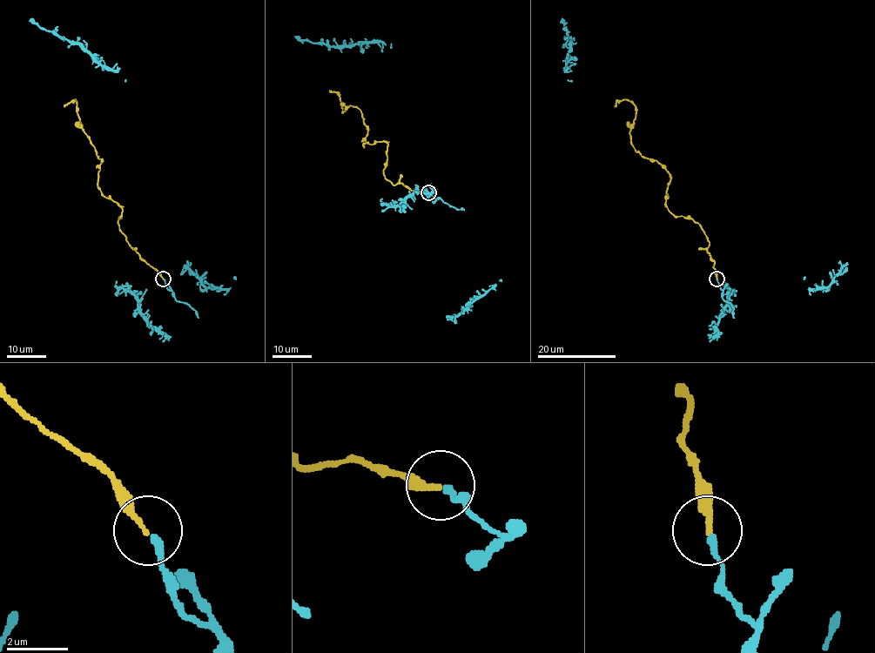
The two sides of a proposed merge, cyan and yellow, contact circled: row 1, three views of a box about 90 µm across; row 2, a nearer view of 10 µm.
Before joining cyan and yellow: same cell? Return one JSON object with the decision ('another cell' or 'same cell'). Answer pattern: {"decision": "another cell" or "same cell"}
{"decision": "same cell"}

